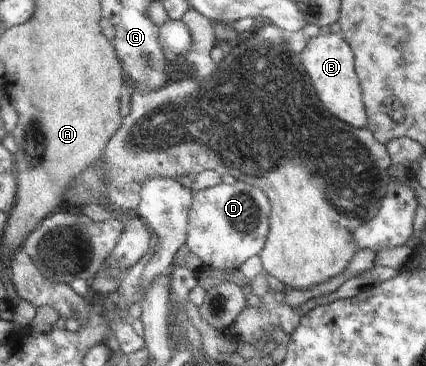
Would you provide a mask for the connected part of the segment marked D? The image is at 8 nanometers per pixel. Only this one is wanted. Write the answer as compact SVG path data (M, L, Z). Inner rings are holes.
M237 180L228 185L221 182L209 189L193 191L185 244L208 269L239 270L246 259L259 255L264 247L269 233L270 213L270 199L250 183Z

